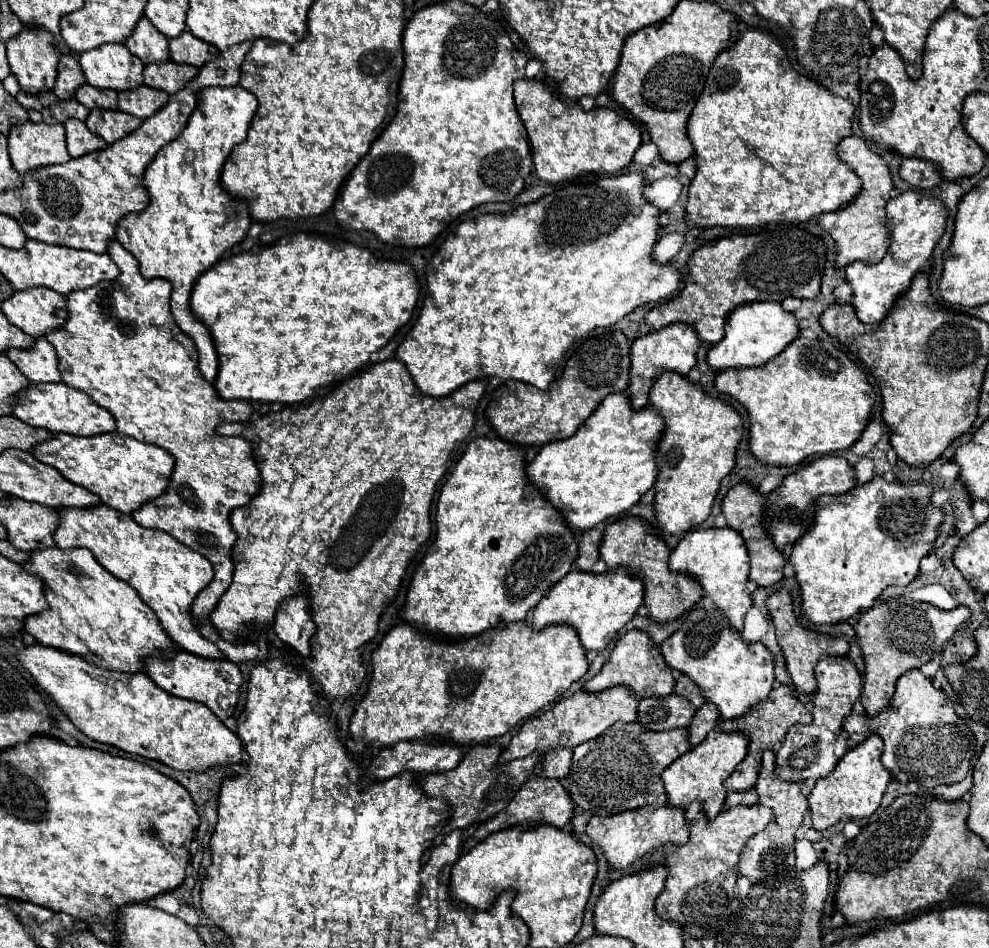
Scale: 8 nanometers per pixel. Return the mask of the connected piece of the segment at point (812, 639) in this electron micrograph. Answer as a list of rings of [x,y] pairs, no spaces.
[[[779,589],[775,591],[773,595],[769,595],[767,599],[767,609],[771,613],[771,619],[773,619],[773,625],[777,629],[777,641],[785,653],[785,663],[787,663],[787,671],[789,675],[793,677],[793,683],[795,683],[795,689],[801,691],[801,693],[815,693],[815,687],[817,687],[817,681],[815,681],[815,665],[817,661],[827,653],[827,655],[837,655],[837,657],[843,657],[847,655],[849,651],[849,639],[845,635],[839,635],[839,637],[831,637],[831,635],[821,635],[821,633],[815,633],[815,631],[809,631],[805,629],[795,611],[793,611],[793,597],[787,589]]]

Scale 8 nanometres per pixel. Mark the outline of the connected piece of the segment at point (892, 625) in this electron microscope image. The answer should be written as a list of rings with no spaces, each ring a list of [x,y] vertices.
[[[897,597],[887,603],[875,603],[869,611],[865,611],[855,625],[859,645],[865,655],[865,673],[863,673],[863,691],[861,703],[867,715],[877,715],[885,709],[895,693],[895,683],[903,675],[903,671],[921,667],[929,663],[943,651],[943,645],[953,637],[957,627],[971,617],[969,607],[955,607],[949,611],[937,609],[929,603],[919,603],[907,597]]]

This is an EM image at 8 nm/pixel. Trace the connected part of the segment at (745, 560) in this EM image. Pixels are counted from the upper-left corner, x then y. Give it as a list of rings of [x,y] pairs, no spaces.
[[[711,527],[711,529],[693,529],[685,533],[685,537],[671,551],[669,569],[675,573],[695,577],[701,583],[705,595],[713,599],[715,607],[725,611],[725,615],[729,617],[731,625],[737,631],[743,631],[743,619],[753,601],[745,587],[749,581],[749,553],[743,537],[737,531],[733,531],[731,527],[721,529]]]

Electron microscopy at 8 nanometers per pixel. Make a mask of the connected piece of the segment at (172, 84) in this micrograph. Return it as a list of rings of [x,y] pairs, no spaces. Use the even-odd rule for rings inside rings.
[[[173,61],[161,63],[161,65],[153,65],[153,67],[145,67],[145,71],[143,71],[147,87],[161,89],[161,91],[165,91],[169,95],[173,95],[179,89],[183,89],[197,73],[199,71],[195,67],[177,65]]]

